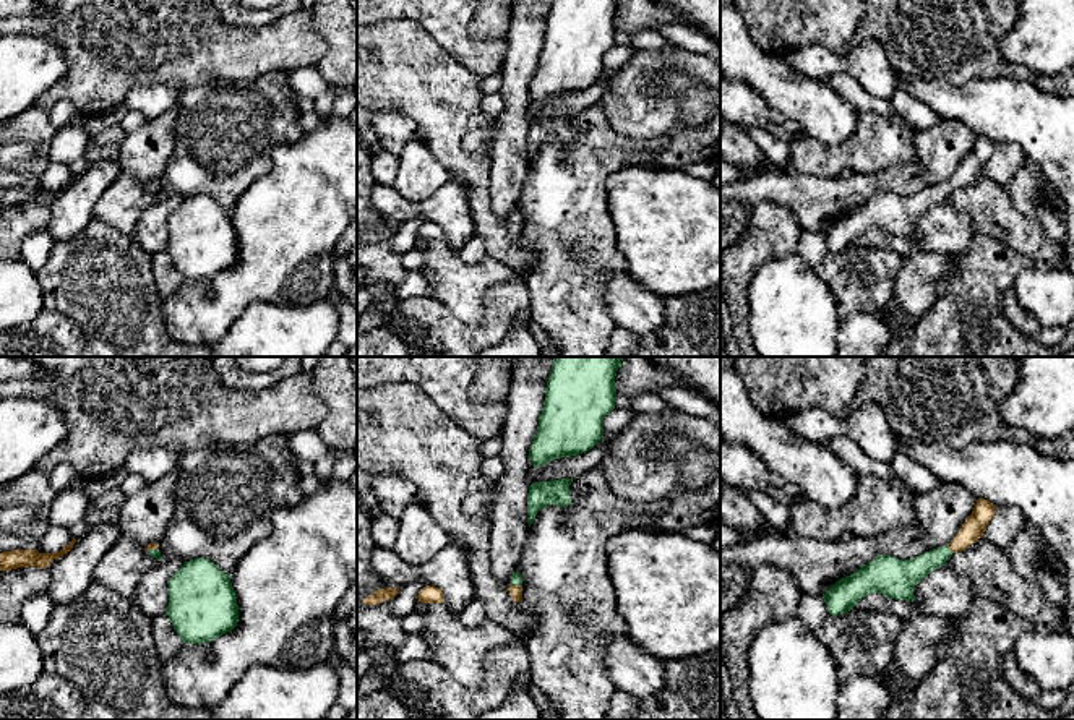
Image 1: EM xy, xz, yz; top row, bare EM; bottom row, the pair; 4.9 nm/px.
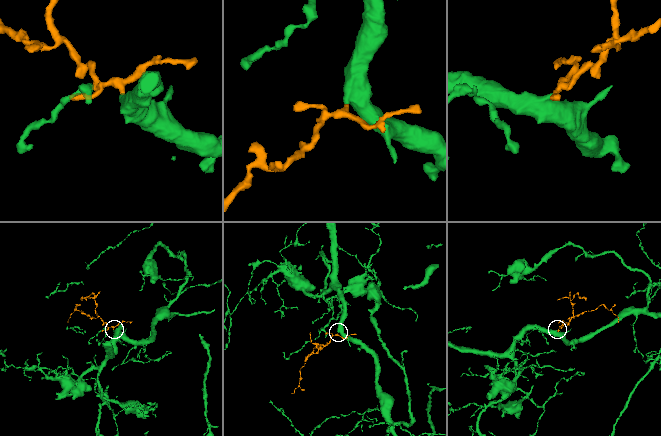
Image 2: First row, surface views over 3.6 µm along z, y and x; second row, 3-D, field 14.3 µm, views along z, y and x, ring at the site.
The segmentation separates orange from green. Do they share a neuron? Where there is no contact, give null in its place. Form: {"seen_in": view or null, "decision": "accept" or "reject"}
{"seen_in": "yz", "decision": "accept"}

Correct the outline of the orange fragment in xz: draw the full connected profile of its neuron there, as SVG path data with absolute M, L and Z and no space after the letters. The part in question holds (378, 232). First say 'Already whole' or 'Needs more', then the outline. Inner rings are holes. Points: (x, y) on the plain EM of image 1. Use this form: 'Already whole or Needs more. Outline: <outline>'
Already whole. Outline: M399 222L394 224L394 225L389 225L389 224L378 225L372 232L363 235L363 240L365 242L378 242L378 240L381 240L384 237L393 237L397 230L399 230Z

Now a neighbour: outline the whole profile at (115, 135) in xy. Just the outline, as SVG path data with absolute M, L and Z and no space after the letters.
M112 126L99 133L89 144L102 148L109 143L120 144L128 133L120 126Z

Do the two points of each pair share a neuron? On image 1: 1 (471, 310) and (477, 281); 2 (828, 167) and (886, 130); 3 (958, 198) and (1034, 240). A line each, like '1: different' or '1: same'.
1: same
2: same
3: same

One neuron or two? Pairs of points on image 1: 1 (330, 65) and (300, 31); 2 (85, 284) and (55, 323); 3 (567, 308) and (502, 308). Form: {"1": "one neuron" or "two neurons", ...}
{"1": "two neurons", "2": "two neurons", "3": "two neurons"}

